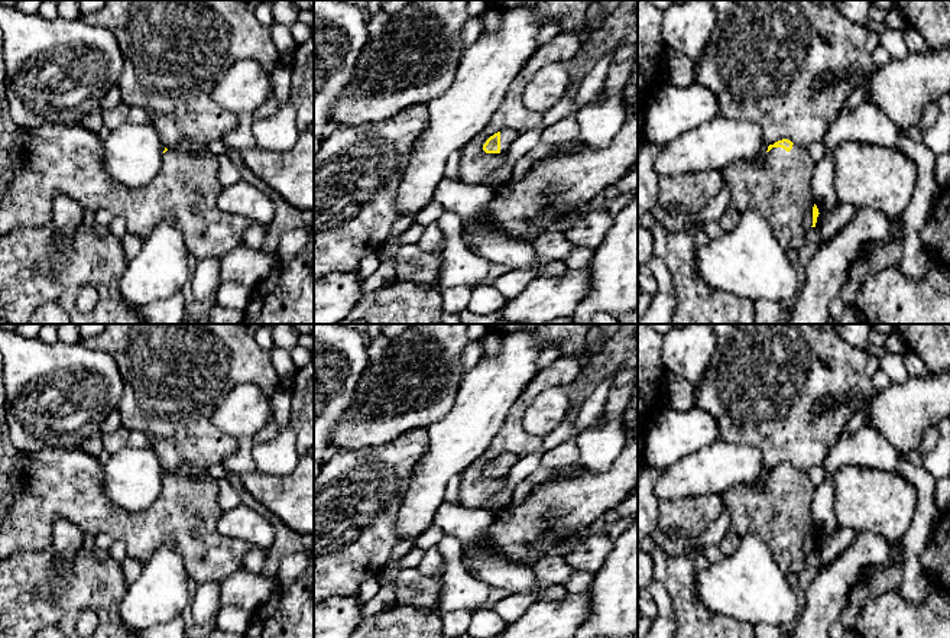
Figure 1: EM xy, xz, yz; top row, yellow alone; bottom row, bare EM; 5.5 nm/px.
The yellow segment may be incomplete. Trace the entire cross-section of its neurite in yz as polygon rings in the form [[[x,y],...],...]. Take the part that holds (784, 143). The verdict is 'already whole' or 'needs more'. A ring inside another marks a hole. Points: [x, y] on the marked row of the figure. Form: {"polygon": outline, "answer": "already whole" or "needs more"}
{"polygon": [[[782,139],[758,162],[732,162],[722,169],[730,188],[720,226],[732,231],[746,211],[759,213],[784,250],[804,246],[818,208],[811,194],[816,161],[805,148]]], "answer": "needs more"}

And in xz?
{"polygon": [[[502,130],[490,136],[483,145],[486,153],[505,153],[508,152],[510,143],[519,137],[519,133],[515,130]]], "answer": "needs more"}

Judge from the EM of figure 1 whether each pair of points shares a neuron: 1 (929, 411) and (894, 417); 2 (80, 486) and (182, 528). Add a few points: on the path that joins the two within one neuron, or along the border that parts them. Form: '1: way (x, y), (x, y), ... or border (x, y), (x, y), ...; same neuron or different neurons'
1: way (920, 411), (903, 413); same neuron
2: way (106, 512), (114, 521), (127, 527), (156, 527); same neuron

